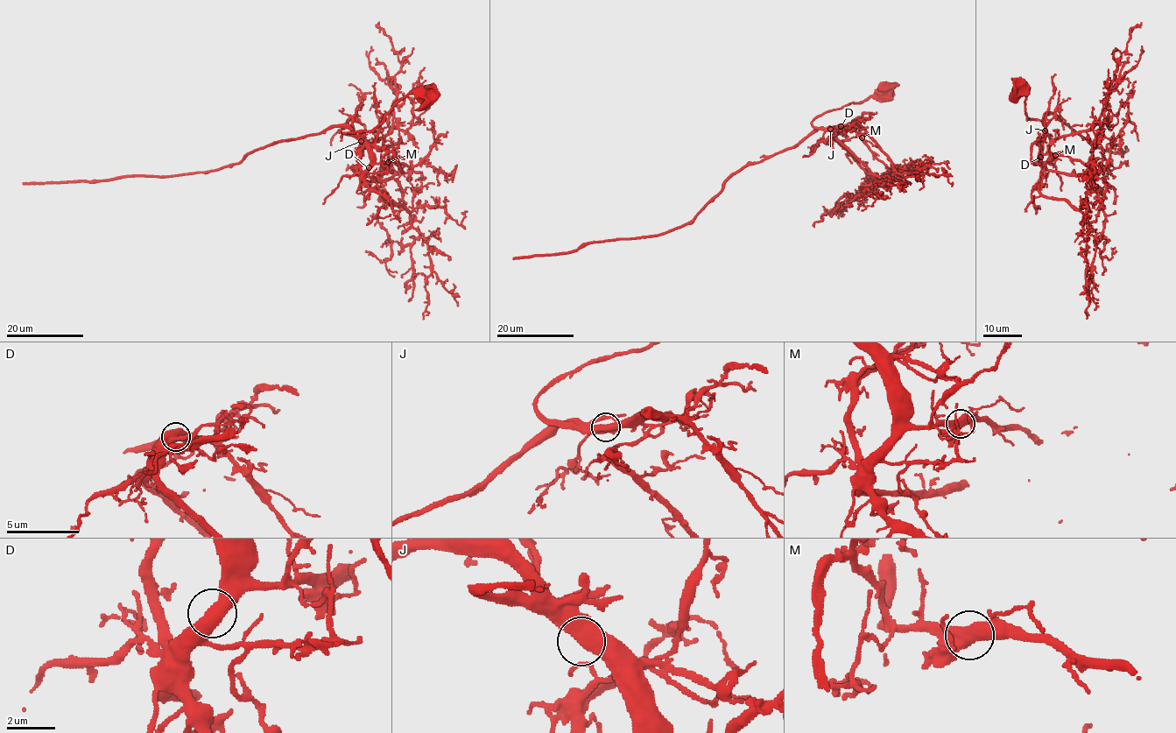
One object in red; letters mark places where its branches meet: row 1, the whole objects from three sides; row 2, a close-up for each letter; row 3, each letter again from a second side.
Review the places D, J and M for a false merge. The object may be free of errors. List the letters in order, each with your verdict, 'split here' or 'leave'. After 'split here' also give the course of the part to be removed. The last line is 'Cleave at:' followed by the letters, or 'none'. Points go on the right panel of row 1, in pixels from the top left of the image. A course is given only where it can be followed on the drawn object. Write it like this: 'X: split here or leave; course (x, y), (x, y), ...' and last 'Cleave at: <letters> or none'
D: leave
J: leave
M: leave
Cleave at: none

